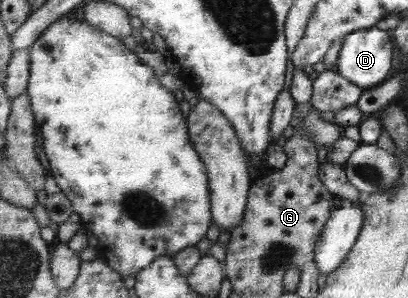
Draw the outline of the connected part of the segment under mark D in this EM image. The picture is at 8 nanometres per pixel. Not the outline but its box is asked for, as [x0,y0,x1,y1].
[335,27,391,90]

